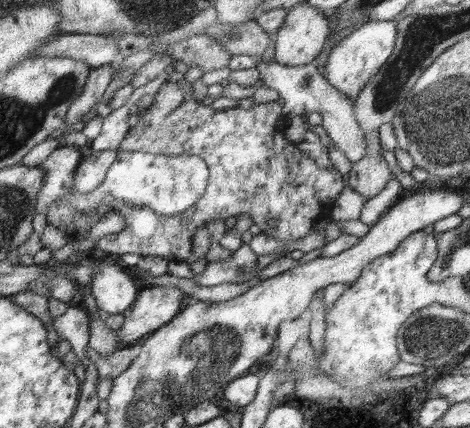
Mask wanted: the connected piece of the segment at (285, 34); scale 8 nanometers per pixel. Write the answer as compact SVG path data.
M302 1L287 11L286 22L275 34L275 60L289 67L302 67L315 62L330 34L331 24L327 12Z

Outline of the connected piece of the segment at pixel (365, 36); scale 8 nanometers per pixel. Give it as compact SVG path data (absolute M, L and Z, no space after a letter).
M397 20L368 21L368 23L354 30L350 35L341 39L332 47L328 61L325 64L324 77L332 83L338 91L346 93L352 102L359 98L364 87L372 82L376 74L382 70L384 63L391 56L395 49L395 42L398 29Z

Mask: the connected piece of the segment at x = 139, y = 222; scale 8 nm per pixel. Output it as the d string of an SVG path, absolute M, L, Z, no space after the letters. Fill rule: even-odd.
M185 79L177 82L170 82L166 80L166 82L160 86L159 91L154 95L154 97L155 100L146 110L146 113L144 115L140 114L138 124L136 124L134 128L130 128L130 130L128 130L128 134L120 146L121 150L164 156L182 156L188 154L200 156L200 158L207 162L208 169L210 170L210 184L208 185L208 190L193 207L188 208L187 211L177 216L161 216L160 214L156 214L154 210L148 209L147 207L114 208L114 211L120 211L120 213L125 217L127 223L126 228L124 228L124 230L122 230L119 234L110 234L96 240L93 244L93 251L97 248L97 250L102 250L104 253L109 253L115 256L121 254L140 254L143 257L160 256L160 258L167 258L169 261L192 260L192 244L196 244L196 232L200 232L200 228L204 228L210 221L226 221L227 218L238 218L241 215L250 216L252 223L254 225L258 225L261 233L272 238L278 238L278 240L303 239L304 237L310 236L310 230L312 230L314 222L320 218L320 214L324 214L324 212L330 213L330 204L335 202L336 199L339 199L340 196L343 196L344 180L342 180L342 176L340 176L336 170L334 170L334 172L332 172L332 170L320 170L313 158L309 158L304 152L298 149L297 143L292 143L290 140L285 138L283 106L277 101L254 104L254 106L250 109L236 107L216 111L212 108L212 106L204 104L204 99L200 100L200 96L196 95L196 88L192 87L192 84ZM268 219L278 219L278 223L275 227L269 227L266 223Z

